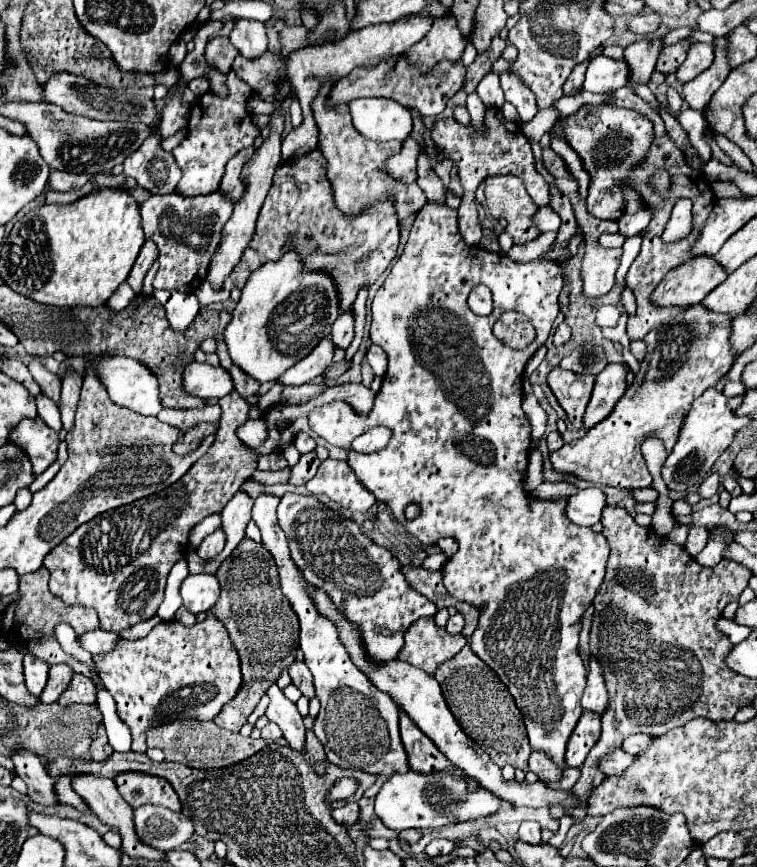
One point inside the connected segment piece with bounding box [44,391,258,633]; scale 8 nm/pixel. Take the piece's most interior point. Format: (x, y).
(118, 564)

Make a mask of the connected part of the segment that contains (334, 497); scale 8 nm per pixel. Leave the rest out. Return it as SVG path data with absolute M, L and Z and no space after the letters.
M322 461L318 473L306 483L306 489L312 495L326 495L330 501L348 511L364 513L376 503L376 497L360 487L360 481L356 479L356 475L352 475L352 469L346 461Z

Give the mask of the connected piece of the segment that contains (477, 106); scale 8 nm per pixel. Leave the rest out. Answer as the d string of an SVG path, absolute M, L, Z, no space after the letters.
M470 93L468 95L468 101L466 101L466 107L470 111L470 117L472 117L472 127L480 133L486 133L486 125L484 125L484 115L486 115L486 105L478 99L476 93Z

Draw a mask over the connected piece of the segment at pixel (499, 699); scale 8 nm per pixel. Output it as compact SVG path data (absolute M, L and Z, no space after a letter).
M462 649L456 657L446 661L434 677L440 683L442 695L462 731L500 767L512 765L526 771L528 757L532 753L526 737L526 727L510 691L496 677L496 673L470 649Z

